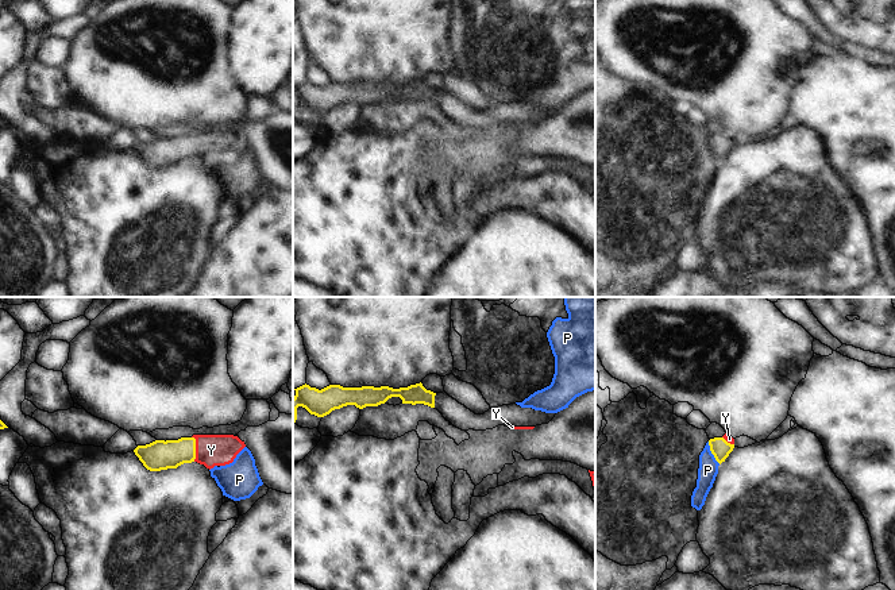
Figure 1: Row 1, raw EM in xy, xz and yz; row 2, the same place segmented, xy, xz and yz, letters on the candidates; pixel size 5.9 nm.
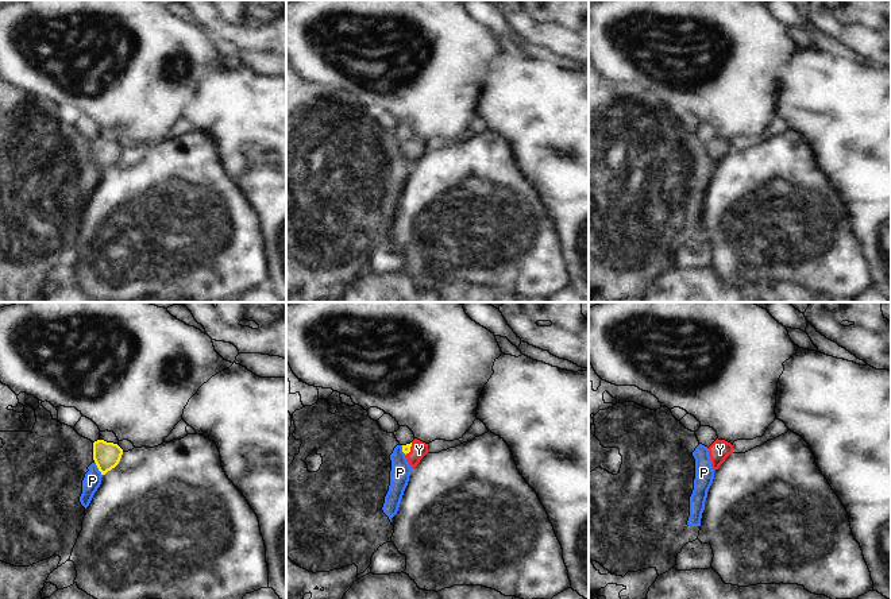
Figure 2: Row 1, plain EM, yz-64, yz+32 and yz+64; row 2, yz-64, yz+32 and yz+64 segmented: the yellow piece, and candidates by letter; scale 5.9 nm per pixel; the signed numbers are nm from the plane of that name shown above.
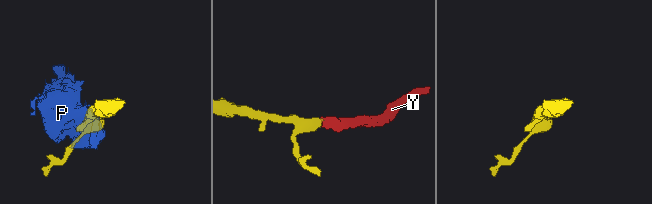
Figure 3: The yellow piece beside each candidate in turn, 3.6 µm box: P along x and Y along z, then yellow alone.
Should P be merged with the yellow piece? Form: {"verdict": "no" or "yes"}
{"verdict": "no"}

